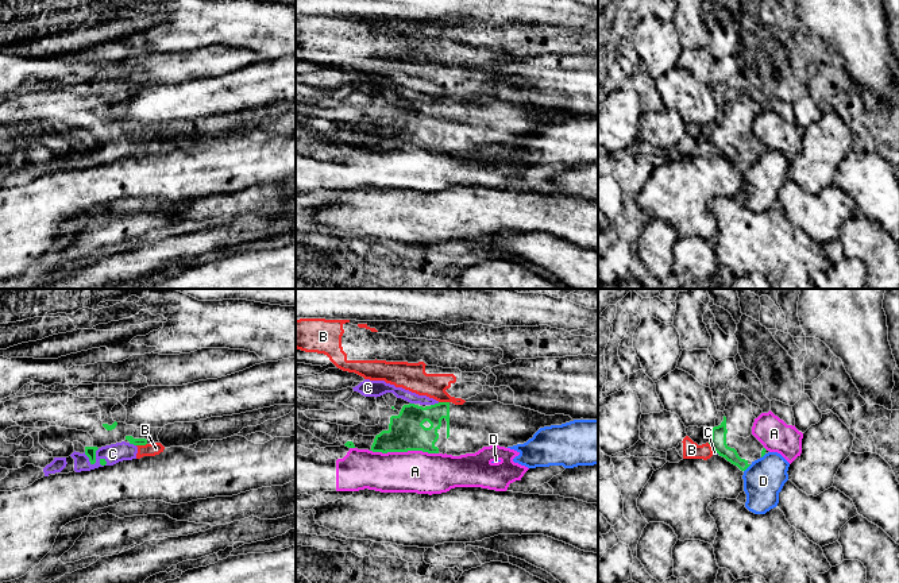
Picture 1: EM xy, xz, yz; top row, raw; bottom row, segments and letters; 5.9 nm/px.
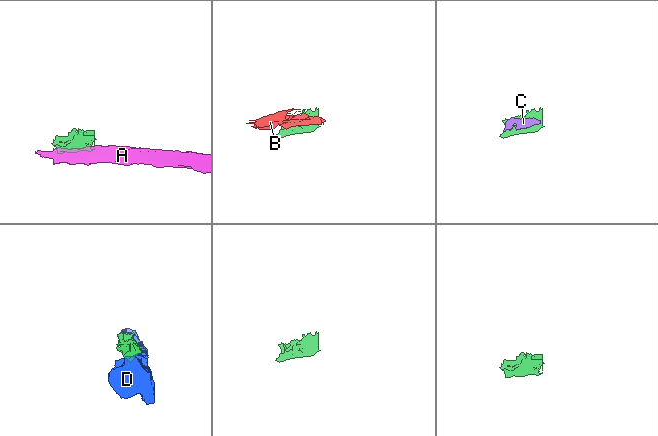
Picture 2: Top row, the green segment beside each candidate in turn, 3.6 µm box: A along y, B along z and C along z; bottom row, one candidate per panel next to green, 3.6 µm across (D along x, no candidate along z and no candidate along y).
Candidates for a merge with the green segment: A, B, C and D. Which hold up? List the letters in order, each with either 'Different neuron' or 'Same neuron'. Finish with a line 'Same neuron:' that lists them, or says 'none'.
A: Different neuron
B: Different neuron
C: Same neuron
D: Different neuron
Same neuron: C

